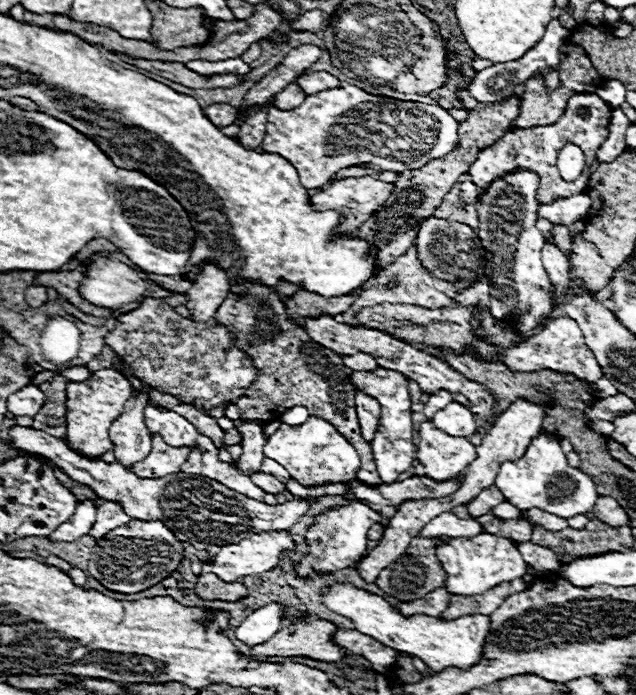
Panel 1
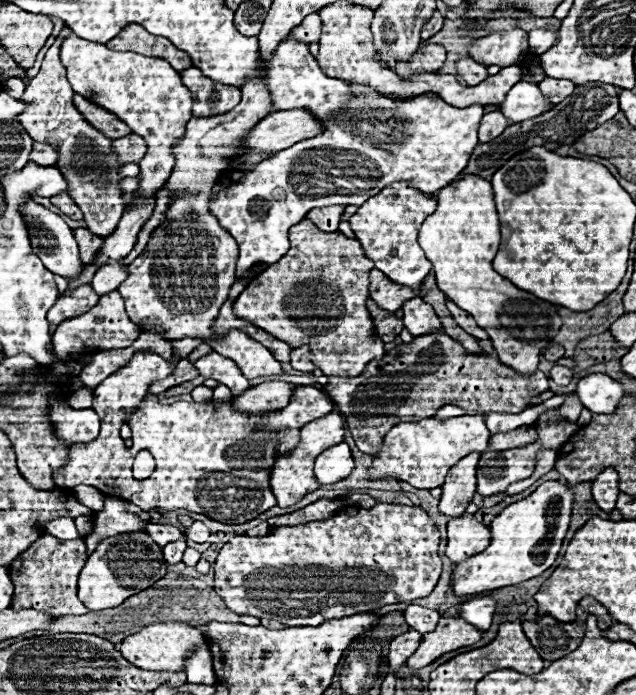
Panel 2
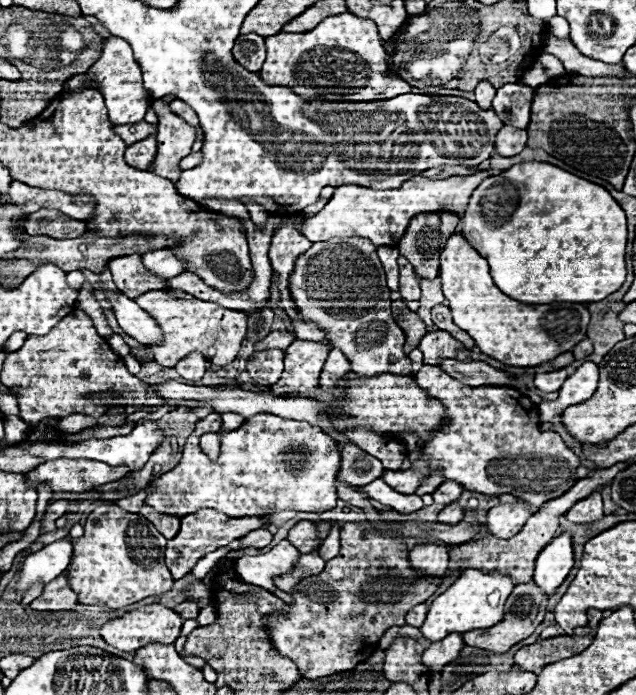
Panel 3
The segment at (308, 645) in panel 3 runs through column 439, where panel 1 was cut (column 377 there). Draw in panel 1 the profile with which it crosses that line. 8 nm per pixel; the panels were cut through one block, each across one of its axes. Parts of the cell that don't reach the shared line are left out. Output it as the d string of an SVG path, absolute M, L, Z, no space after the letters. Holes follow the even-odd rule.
M416 538L416 540L412 540L410 546L406 548L406 552L378 574L376 586L400 602L412 602L412 600L424 598L428 592L440 588L444 584L446 572L436 558L438 542L440 542L440 538Z

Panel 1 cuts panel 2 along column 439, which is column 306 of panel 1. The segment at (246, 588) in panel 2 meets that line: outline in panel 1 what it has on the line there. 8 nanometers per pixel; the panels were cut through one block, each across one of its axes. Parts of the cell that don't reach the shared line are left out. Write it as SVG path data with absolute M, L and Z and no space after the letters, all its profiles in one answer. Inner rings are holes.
M350 502L348 506L336 506L320 512L304 536L308 554L294 566L294 572L300 578L308 578L314 574L340 572L352 564L358 564L366 554L366 532L376 522L380 522L380 514L360 502Z

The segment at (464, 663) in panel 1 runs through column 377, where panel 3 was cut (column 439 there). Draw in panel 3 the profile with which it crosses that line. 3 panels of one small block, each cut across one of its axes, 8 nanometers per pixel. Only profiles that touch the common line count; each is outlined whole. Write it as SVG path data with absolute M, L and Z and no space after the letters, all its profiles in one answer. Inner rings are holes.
M468 568L464 570L458 580L444 592L440 594L428 610L426 622L422 624L422 636L430 642L438 642L444 636L452 634L452 632L470 632L476 628L490 628L496 622L502 620L504 614L504 602L510 596L512 588L516 584L512 582L512 578L508 578L502 572L482 572L476 568Z

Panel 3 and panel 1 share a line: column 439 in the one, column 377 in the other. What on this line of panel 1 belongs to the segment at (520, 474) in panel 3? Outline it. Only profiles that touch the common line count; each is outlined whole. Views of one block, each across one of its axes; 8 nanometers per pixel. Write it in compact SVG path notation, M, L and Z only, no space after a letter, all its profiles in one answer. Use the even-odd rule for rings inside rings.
M372 370L372 372L352 372L350 374L352 384L358 390L364 390L366 394L372 394L382 408L380 426L376 430L376 438L372 440L372 454L376 458L376 468L380 478L386 484L392 484L398 480L402 472L406 472L412 466L416 446L412 444L412 410L410 410L410 394L408 394L408 382L406 378L396 370Z

